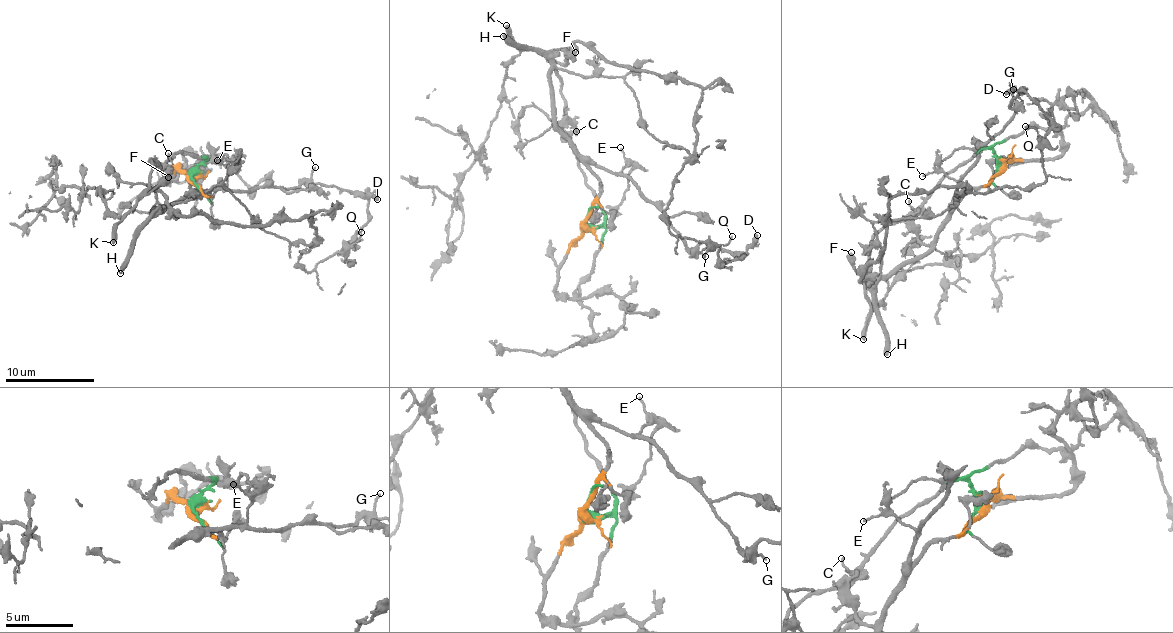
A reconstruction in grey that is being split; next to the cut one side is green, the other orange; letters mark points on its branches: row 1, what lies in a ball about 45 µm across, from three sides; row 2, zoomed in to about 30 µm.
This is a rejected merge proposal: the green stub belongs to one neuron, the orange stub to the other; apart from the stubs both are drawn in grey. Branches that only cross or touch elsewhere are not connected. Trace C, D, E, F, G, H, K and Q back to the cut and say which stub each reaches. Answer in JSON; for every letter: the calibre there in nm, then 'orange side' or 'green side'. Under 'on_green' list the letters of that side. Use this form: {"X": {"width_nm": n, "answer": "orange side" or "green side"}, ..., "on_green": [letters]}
{"C": {"width_nm": 140, "answer": "green side"}, "D": {"width_nm": 400, "answer": "orange side"}, "E": {"width_nm": 150, "answer": "orange side"}, "F": {"width_nm": 550, "answer": "green side"}, "G": {"width_nm": 150, "answer": "orange side"}, "H": {"width_nm": 400, "answer": "orange side"}, "K": {"width_nm": 420, "answer": "green side"}, "Q": {"width_nm": 130, "answer": "green side"}, "on_green": ["C", "F", "K", "Q"]}

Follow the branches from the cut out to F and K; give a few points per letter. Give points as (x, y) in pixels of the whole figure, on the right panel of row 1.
F: (998, 169), (988, 149), (975, 152), (947, 172), (912, 218), (885, 224), (864, 272), (850, 252)
K: (998, 169), (991, 150), (975, 152), (947, 172), (914, 216), (885, 224), (874, 234), (862, 340)

